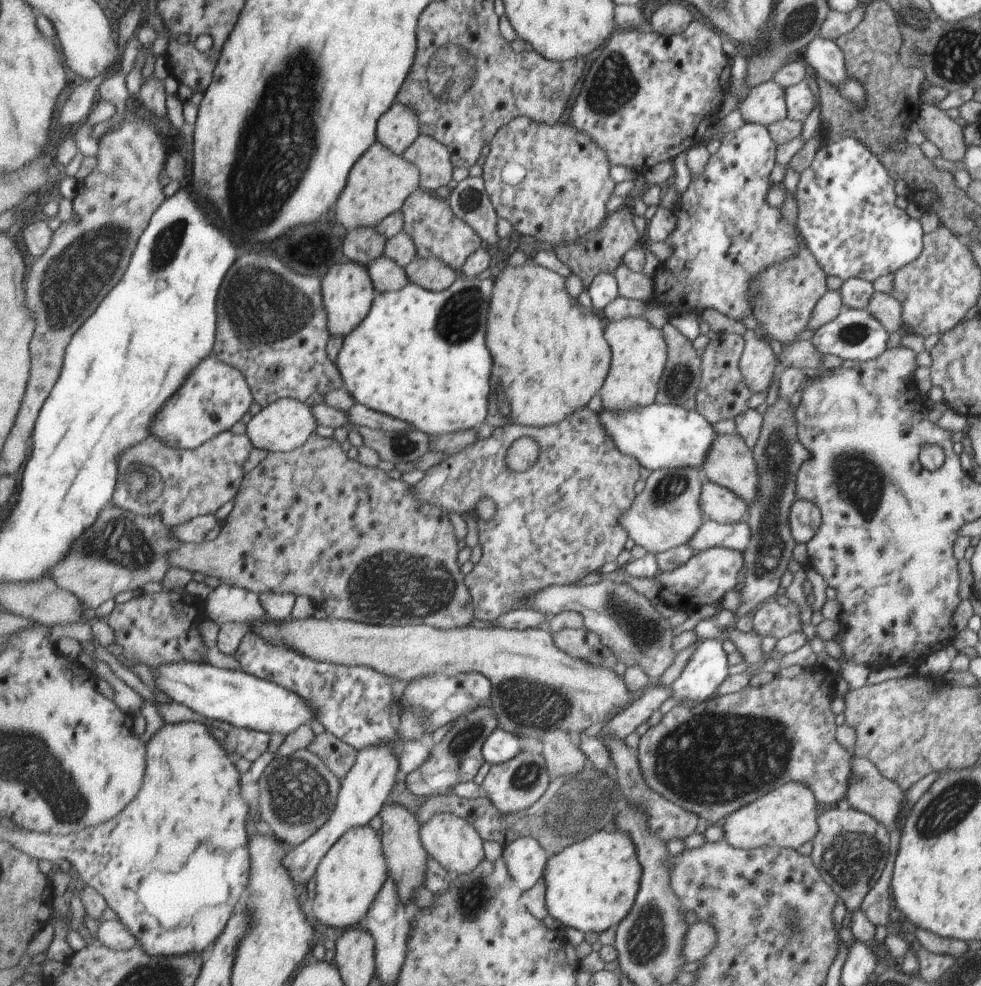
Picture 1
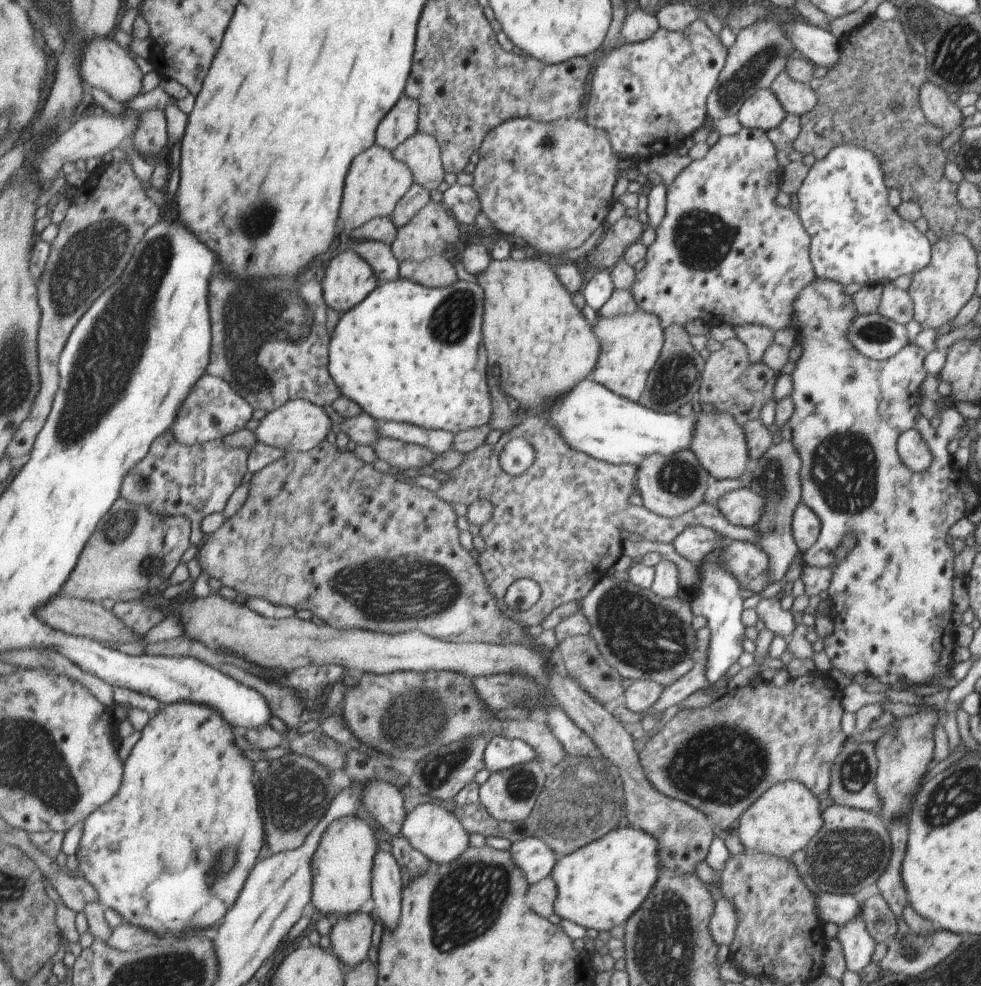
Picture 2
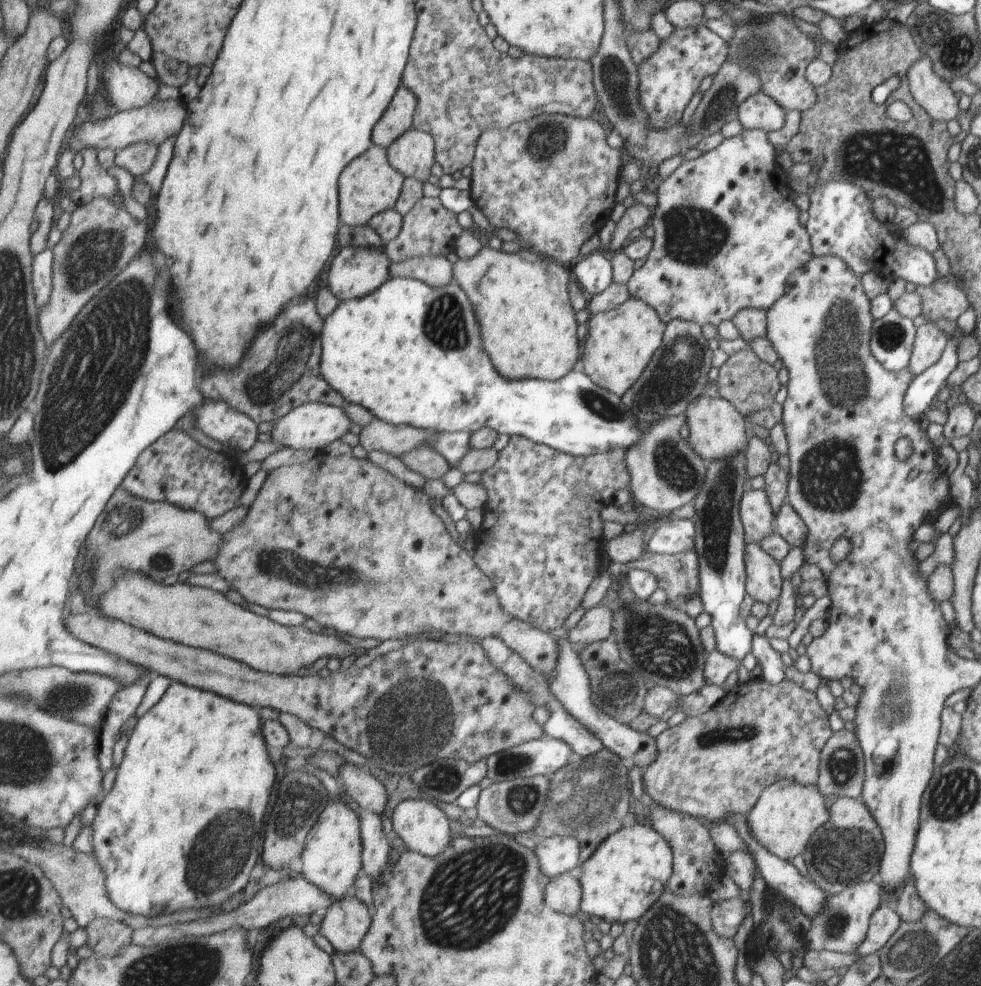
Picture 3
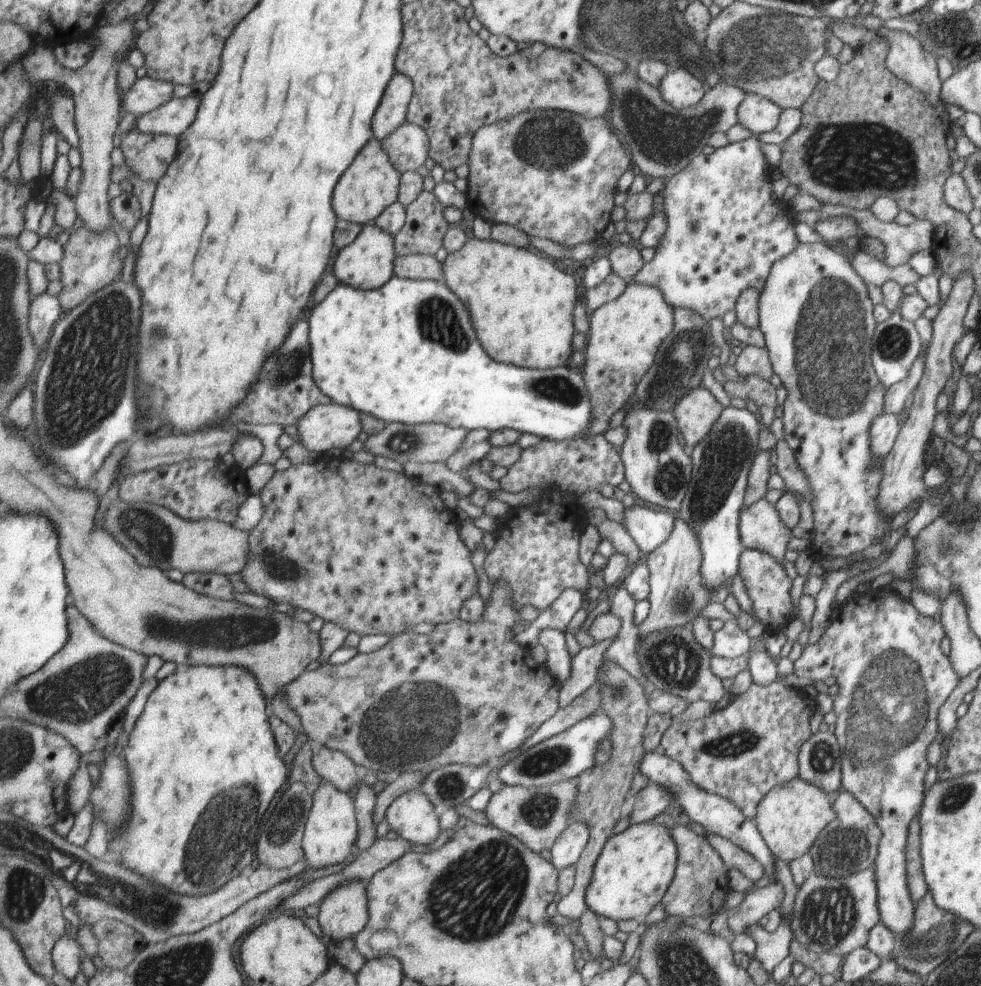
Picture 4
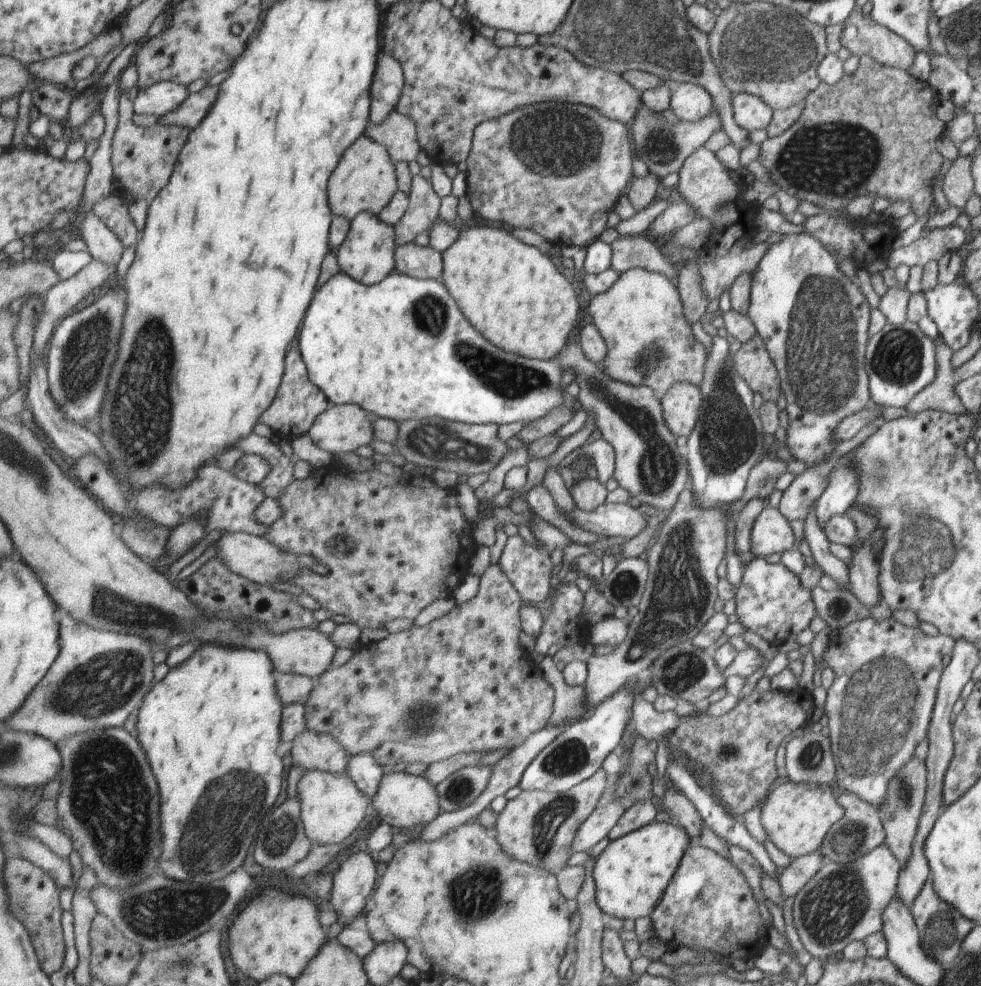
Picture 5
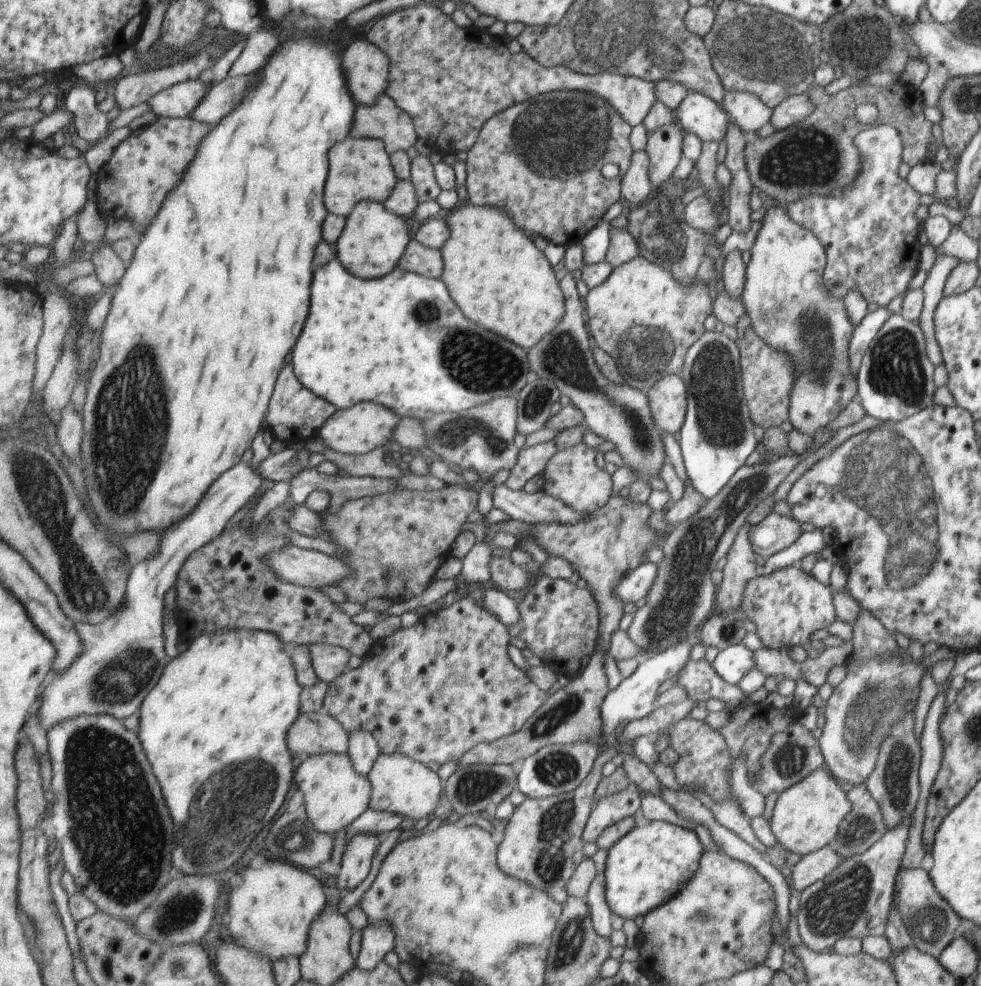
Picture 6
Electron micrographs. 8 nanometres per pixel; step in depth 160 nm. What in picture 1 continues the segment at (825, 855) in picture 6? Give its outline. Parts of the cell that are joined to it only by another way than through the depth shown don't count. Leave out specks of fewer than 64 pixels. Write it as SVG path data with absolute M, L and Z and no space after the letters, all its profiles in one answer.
M707 921L692 925L684 937L684 946L682 947L686 962L699 961L707 956L716 945L717 937L716 928Z

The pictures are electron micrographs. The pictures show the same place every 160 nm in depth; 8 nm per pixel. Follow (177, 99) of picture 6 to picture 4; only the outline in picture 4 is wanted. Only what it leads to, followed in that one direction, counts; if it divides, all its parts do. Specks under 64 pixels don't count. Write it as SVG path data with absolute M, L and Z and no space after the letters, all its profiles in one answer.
M145 76L123 93L123 112L125 114L131 112L136 118L153 112L175 98L175 87L171 81Z

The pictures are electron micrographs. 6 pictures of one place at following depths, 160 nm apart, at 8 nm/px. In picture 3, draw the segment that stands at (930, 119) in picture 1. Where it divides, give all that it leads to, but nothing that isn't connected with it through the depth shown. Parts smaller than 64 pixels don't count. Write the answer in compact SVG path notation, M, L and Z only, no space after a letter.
M927 55L920 56L910 64L904 76L911 99L924 109L929 118L946 123L960 112L958 98L953 95L947 82L933 72L932 62Z

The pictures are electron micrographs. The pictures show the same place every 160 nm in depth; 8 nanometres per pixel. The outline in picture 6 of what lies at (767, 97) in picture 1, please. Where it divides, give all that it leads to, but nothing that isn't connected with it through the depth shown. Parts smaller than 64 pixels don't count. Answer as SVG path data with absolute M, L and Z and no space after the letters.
M726 91L721 108L742 133L753 134L770 122L772 109L747 91Z

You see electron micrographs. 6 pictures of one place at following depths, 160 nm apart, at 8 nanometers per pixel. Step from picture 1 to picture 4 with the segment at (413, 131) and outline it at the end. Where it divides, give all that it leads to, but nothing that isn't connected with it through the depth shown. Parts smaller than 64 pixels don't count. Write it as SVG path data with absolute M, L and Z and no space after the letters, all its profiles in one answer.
M397 70L395 80L391 80L387 88L387 96L383 96L383 104L375 114L375 139L382 142L402 127L406 122L413 96L414 83L411 78Z

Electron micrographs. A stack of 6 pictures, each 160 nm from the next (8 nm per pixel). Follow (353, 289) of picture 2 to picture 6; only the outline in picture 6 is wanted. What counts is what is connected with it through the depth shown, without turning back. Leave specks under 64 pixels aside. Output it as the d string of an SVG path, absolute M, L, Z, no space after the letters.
M361 201L347 217L343 234L335 244L337 257L347 270L364 279L378 279L391 274L410 246L411 234L405 217L391 212L377 201Z

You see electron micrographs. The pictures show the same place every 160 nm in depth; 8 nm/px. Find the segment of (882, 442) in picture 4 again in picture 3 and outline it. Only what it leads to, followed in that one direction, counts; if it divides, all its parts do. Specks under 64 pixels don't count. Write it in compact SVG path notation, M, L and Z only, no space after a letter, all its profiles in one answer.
M955 328L954 335L946 340L940 359L910 382L910 386L906 388L905 398L902 400L902 411L905 415L913 419L922 412L925 413L931 406L931 400L943 386L943 380L946 380L953 368L957 366L955 349L959 339L963 337L959 329Z

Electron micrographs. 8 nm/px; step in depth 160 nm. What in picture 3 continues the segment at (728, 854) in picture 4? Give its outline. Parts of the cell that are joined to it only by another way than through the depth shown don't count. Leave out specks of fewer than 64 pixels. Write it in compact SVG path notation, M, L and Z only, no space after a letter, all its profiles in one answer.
M744 850L731 852L724 859L724 874L739 887L741 900L748 901L748 892L753 878L755 878L755 862L752 856Z

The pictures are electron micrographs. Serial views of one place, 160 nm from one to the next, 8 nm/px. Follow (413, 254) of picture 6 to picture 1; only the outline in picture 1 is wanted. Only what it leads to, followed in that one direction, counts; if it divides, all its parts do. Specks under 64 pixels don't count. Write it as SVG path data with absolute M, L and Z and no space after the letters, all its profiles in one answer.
M417 256L405 269L410 282L435 292L448 289L457 280L454 268L437 257Z

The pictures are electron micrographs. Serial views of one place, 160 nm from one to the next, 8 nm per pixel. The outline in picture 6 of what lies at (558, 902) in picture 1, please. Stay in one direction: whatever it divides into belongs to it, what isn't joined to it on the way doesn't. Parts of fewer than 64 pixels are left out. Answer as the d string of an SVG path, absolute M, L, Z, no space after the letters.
M660 820L633 827L608 848L603 866L604 897L613 916L634 919L669 901L700 868L704 850L695 831L685 827Z

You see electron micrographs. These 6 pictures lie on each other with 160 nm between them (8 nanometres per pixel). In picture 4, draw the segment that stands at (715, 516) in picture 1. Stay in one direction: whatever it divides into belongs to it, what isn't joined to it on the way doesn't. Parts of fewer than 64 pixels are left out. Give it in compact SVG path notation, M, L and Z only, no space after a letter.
M764 498L748 509L739 509L738 539L742 548L755 549L781 560L790 530L782 524L776 508Z

